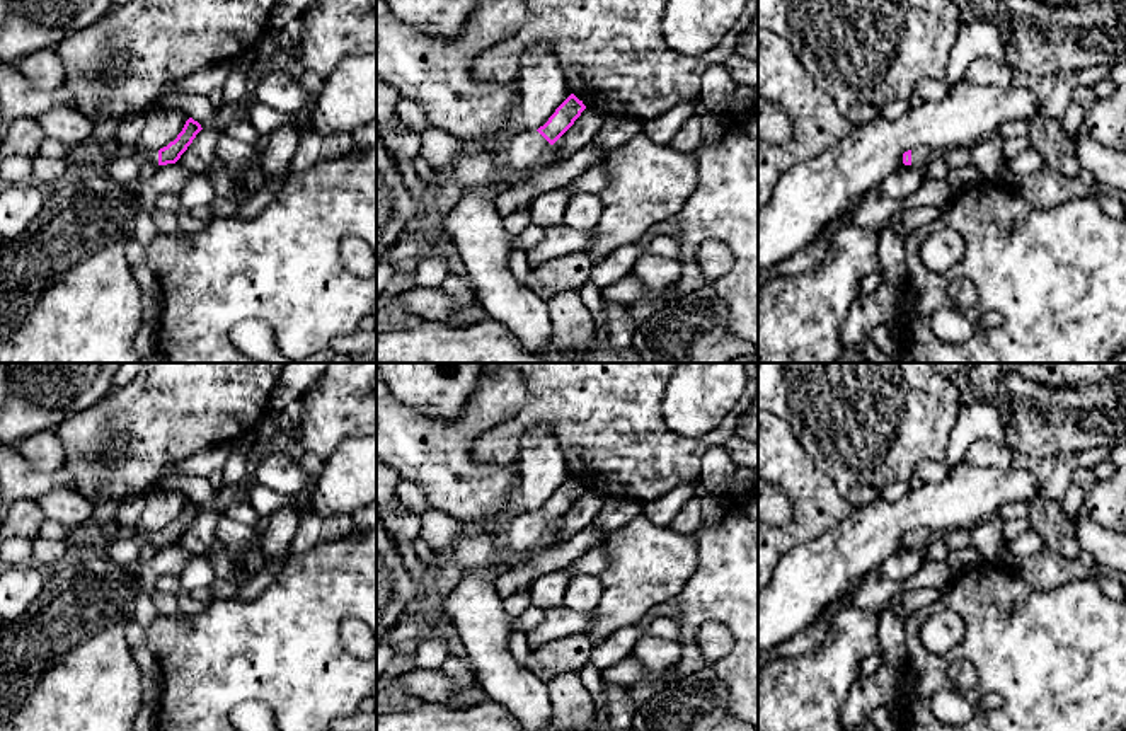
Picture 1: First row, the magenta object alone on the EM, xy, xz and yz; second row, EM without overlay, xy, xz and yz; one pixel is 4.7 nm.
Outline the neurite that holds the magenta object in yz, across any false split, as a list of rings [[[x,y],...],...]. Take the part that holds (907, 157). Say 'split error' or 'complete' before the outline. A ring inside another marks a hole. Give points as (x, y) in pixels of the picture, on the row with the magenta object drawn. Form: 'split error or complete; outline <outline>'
split error; outline [[[916,147],[903,153],[903,164],[911,165],[916,170],[922,170],[939,157],[942,157],[942,153],[937,150],[932,150],[928,147]]]

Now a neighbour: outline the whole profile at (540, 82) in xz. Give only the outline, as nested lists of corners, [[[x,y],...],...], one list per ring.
[[[547,44],[525,51],[514,85],[518,90],[516,126],[523,131],[537,131],[571,95],[564,72],[552,60],[552,49]]]

